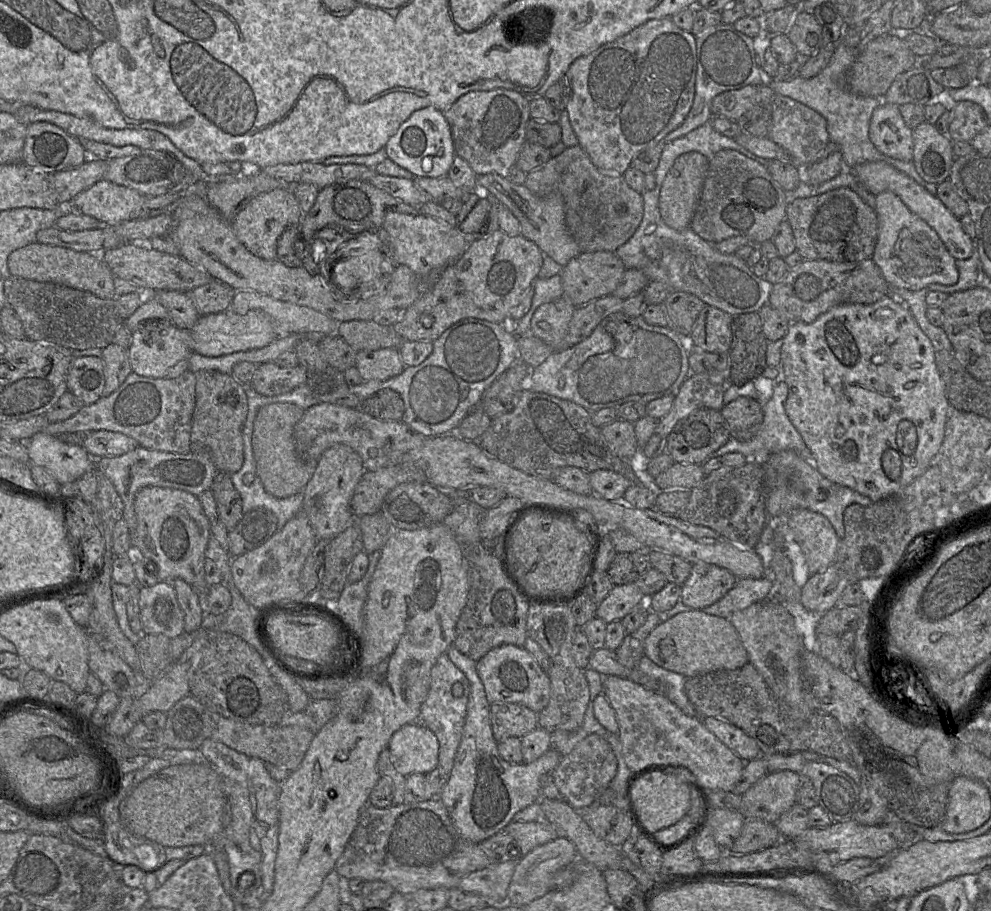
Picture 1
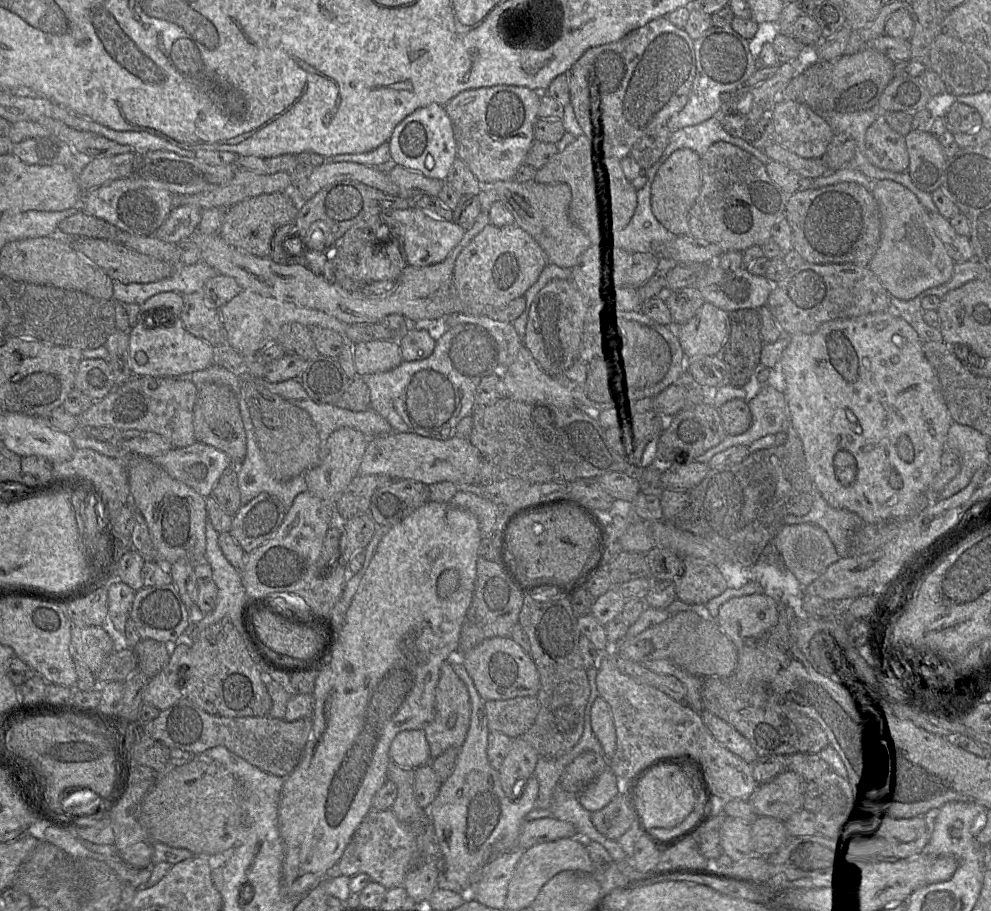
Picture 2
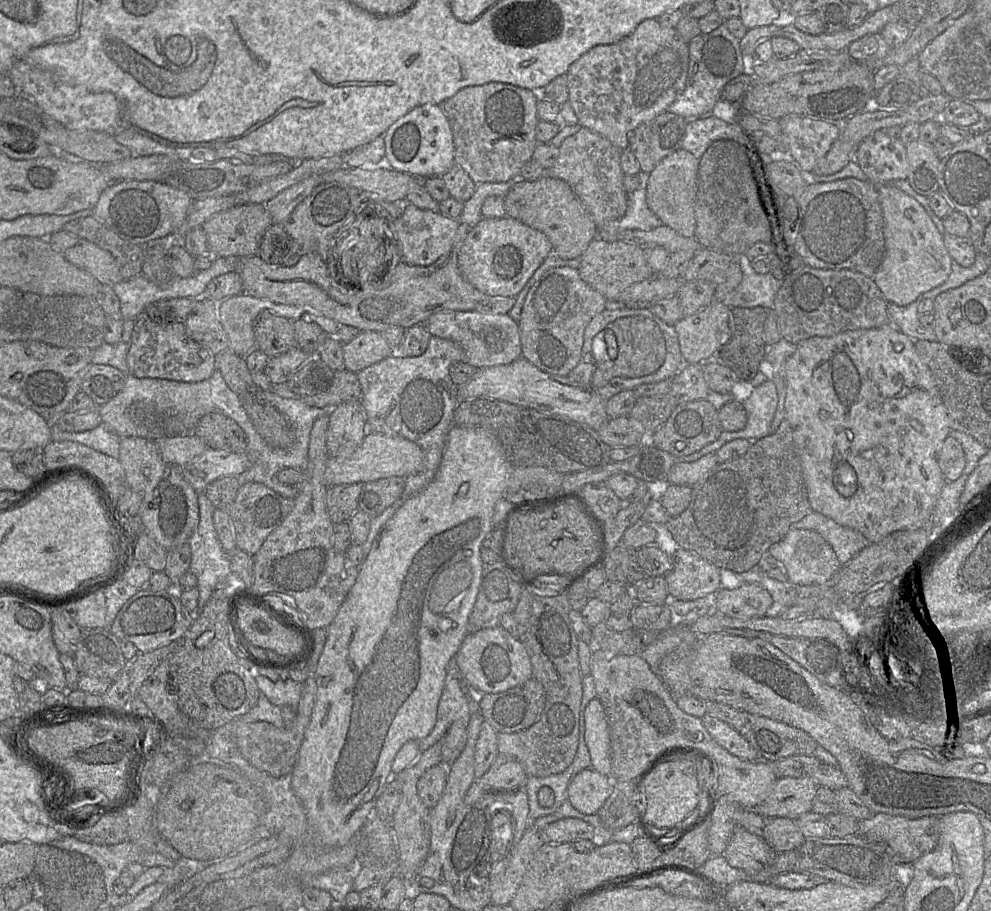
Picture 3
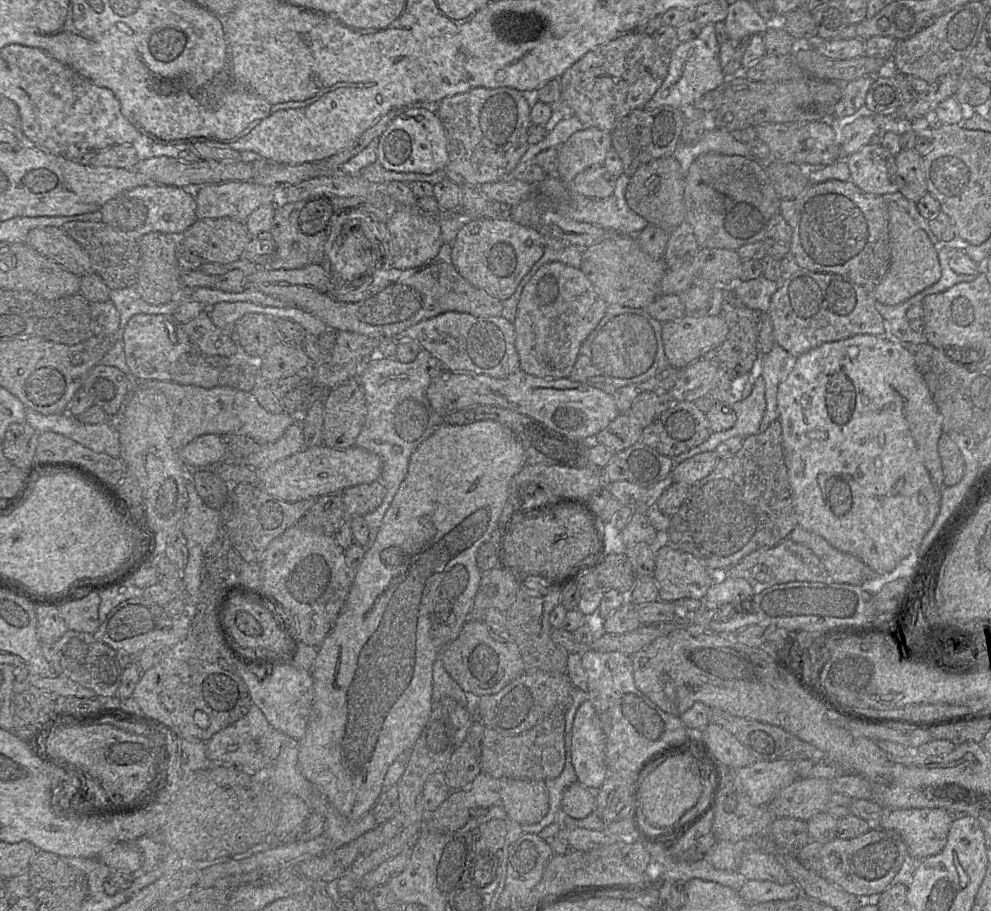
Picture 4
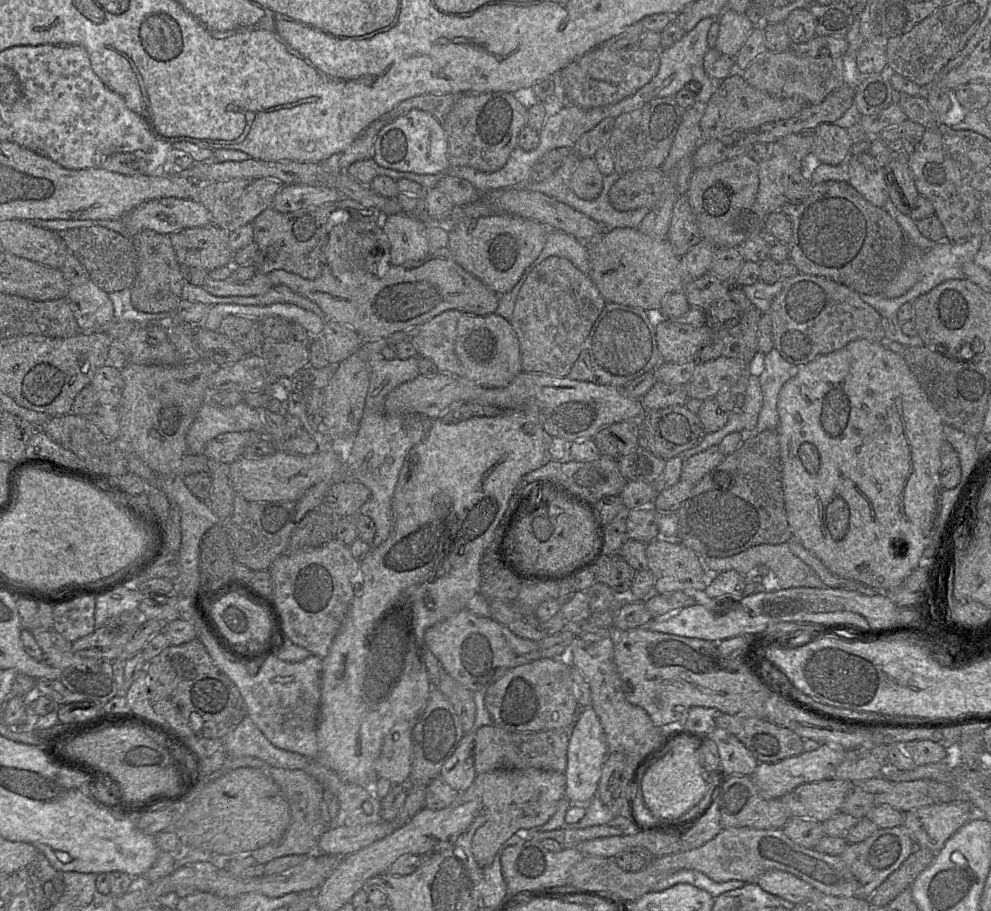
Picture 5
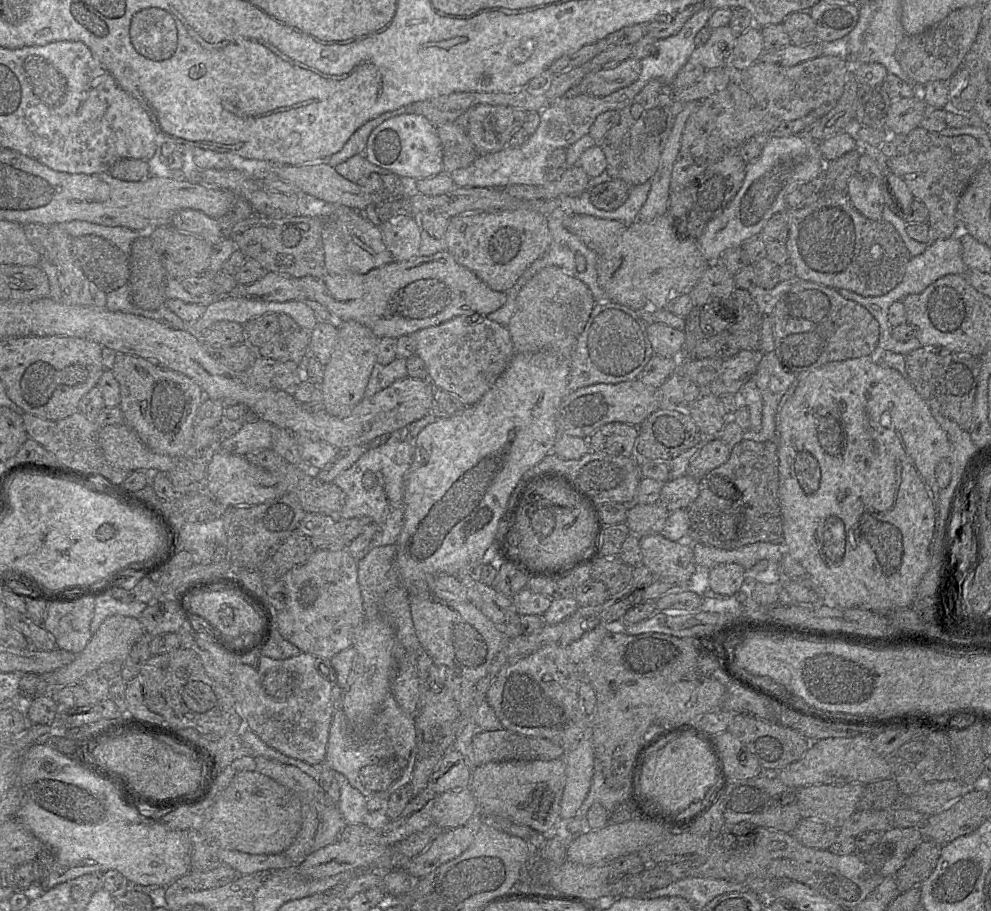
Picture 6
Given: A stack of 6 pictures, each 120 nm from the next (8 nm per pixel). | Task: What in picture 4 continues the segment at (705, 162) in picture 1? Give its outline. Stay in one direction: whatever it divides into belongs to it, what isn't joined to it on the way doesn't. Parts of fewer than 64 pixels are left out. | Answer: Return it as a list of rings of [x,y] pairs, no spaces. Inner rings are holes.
[[[671,155],[641,165],[631,176],[625,192],[628,206],[638,215],[667,232],[686,220],[684,205],[685,174],[679,162]]]

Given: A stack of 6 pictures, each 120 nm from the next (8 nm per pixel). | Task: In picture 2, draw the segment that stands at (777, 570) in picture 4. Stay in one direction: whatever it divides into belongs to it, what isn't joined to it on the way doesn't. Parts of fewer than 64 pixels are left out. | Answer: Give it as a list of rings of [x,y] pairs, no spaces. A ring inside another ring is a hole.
[[[815,524],[784,525],[771,543],[780,554],[784,566],[803,587],[809,586],[840,559],[828,534]]]

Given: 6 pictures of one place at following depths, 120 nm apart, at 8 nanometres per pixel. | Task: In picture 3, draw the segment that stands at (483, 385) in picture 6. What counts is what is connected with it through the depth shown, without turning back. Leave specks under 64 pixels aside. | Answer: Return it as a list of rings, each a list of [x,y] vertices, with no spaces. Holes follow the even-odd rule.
[[[442,311],[431,315],[421,325],[431,336],[458,344],[464,352],[464,362],[477,369],[506,365],[521,357],[519,327],[507,314]]]

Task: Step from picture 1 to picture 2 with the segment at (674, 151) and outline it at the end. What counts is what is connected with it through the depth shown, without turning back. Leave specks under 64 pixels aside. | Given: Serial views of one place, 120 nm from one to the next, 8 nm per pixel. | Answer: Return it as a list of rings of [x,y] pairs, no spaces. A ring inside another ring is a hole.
[[[714,116],[703,123],[687,126],[672,133],[661,158],[652,167],[643,171],[647,177],[645,184],[653,182],[660,165],[674,151],[682,148],[689,148],[701,157],[712,144],[719,141],[727,142],[743,149],[755,156],[765,165],[770,161],[770,158],[767,157],[763,150],[755,148],[741,137],[734,137],[727,133],[723,129],[718,116]]]

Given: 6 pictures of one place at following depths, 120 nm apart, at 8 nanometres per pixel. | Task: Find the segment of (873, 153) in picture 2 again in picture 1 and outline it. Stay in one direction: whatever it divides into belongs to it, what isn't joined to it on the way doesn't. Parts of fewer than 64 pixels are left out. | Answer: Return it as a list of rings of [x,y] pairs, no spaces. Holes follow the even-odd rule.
[[[884,102],[872,114],[869,127],[869,138],[876,149],[882,154],[903,161],[913,160],[913,130],[909,128],[899,111],[899,106]]]

